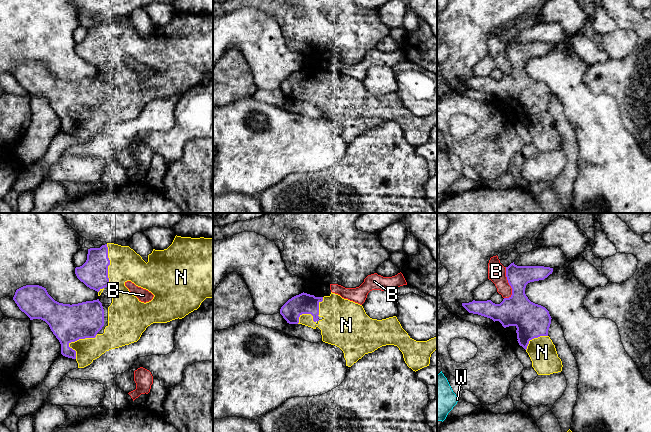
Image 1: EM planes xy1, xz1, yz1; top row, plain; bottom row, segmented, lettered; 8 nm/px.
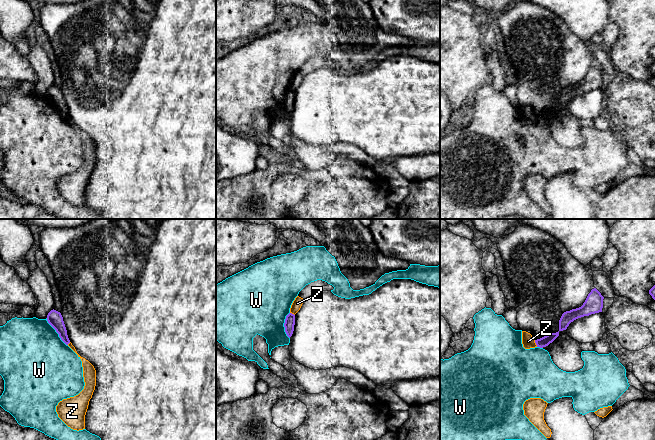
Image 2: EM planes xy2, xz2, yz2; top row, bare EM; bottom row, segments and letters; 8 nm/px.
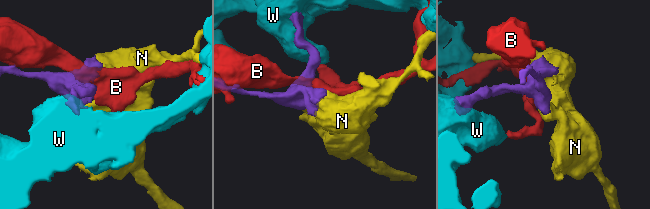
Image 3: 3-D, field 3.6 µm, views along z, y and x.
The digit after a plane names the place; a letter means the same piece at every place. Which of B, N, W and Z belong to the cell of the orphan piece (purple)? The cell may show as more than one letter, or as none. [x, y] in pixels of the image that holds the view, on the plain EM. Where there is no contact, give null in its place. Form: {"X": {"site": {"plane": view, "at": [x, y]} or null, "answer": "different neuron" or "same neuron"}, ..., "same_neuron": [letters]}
{"B": {"site": {"plane": "yz1", "at": [508, 58]}, "answer": "different neuron"}, "N": {"site": {"plane": "xy1", "at": [75, 116]}, "answer": "same neuron"}, "W": {"site": {"plane": "xy2", "at": [56, 107]}, "answer": "different neuron"}, "Z": {"site": {"plane": "yz2", "at": [535, 118]}, "answer": "different neuron"}, "same_neuron": ["N"]}

